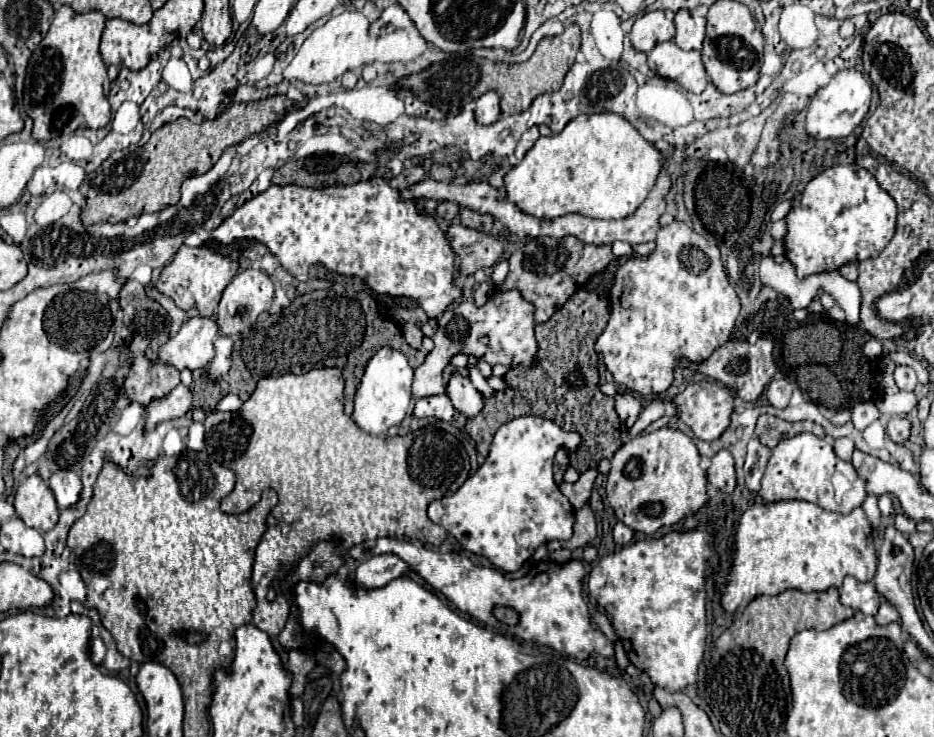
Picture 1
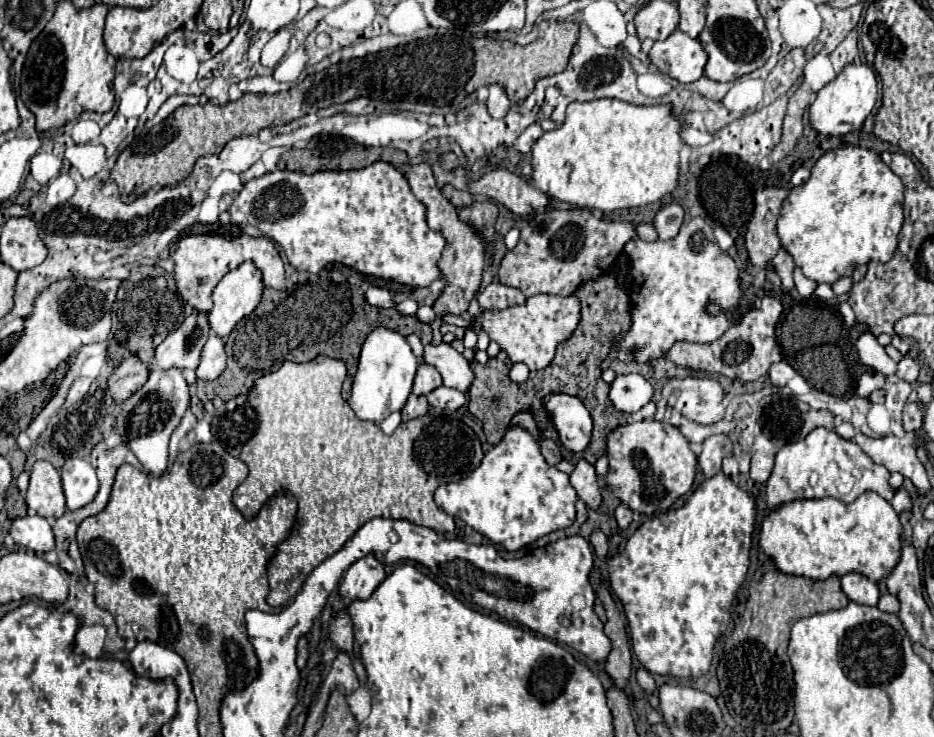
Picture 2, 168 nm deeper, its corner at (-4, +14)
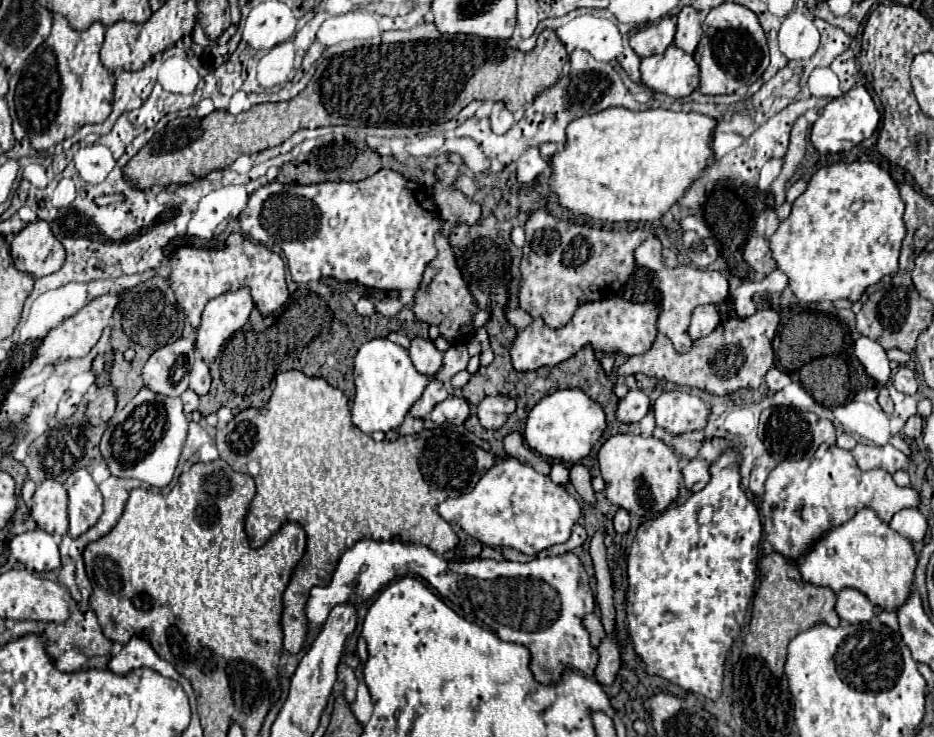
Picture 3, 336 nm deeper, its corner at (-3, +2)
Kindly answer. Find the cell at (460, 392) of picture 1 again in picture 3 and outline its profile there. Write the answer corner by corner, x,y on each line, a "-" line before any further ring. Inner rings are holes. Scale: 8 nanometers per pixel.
414,338
410,346
410,358
414,362
414,368
424,376
436,376
438,370
442,370
442,358
444,354
438,352
432,344
432,340

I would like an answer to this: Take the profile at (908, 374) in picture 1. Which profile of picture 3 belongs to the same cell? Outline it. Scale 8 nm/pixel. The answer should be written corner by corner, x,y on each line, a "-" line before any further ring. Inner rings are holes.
900,366
894,380
892,380
894,388
902,394
916,394
918,390
918,382
916,382
916,376
914,372
908,368
908,366

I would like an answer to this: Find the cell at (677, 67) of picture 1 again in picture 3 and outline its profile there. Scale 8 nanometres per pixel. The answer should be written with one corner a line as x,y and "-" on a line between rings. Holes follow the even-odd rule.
670,44
664,54
644,58
640,64
642,82
672,98
690,96
700,82
700,68
690,54

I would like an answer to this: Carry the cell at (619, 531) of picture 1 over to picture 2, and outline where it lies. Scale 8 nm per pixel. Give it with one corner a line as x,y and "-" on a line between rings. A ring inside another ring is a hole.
619,504
619,506
617,506
617,510
615,510
615,518
617,518
619,528
621,528
621,530
625,530
625,528
631,524
631,510
629,510
629,506

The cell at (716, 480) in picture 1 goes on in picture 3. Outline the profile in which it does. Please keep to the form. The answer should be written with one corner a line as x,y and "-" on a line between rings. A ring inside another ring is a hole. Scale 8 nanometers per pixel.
694,458
688,462
688,466
682,468
682,476
684,476
684,486
692,492
698,492
710,482
710,462

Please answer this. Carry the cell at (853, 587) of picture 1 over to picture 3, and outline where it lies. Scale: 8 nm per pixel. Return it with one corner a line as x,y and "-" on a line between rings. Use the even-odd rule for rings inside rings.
844,588
838,594
836,612
842,620
850,624
860,624
860,622
868,622
874,616
874,604
860,590

